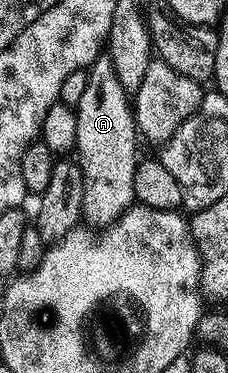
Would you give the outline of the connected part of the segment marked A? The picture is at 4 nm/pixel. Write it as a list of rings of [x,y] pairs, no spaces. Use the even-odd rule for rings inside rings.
[[[107,54],[98,56],[87,71],[89,77],[87,86],[83,89],[83,98],[79,98],[75,106],[77,113],[75,156],[83,174],[81,211],[86,221],[94,220],[89,222],[104,226],[117,220],[128,208],[134,207],[139,133],[137,119],[133,116],[130,93],[120,84],[111,58]]]

